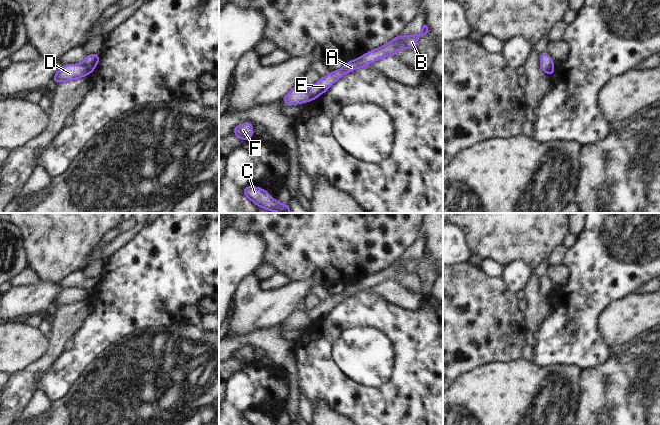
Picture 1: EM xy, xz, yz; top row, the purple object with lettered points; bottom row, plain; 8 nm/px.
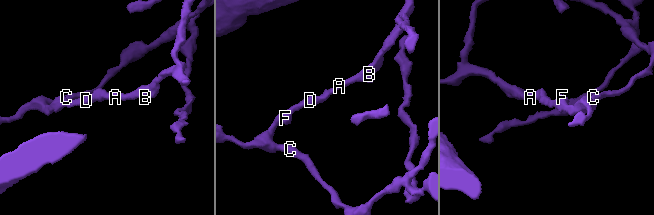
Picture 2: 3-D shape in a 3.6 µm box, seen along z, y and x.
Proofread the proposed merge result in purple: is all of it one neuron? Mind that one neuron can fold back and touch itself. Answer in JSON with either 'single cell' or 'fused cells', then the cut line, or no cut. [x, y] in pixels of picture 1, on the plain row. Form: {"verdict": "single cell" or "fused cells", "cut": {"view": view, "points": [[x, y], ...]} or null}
{"verdict": "fused cells", "cut": {"view": "xz", "points": [[305, 311], [312, 323]]}}

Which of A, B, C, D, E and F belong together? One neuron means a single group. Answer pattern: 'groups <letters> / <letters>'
groups A B E / C D F

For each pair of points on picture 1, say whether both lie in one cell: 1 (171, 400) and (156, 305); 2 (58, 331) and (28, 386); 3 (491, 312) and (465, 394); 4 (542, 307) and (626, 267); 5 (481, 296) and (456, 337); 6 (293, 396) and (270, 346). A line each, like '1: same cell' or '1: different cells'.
1: different cells
2: same cell
3: different cells
4: different cells
5: same cell
6: same cell

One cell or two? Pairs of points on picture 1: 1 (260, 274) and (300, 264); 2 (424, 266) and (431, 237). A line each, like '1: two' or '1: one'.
1: two
2: one

